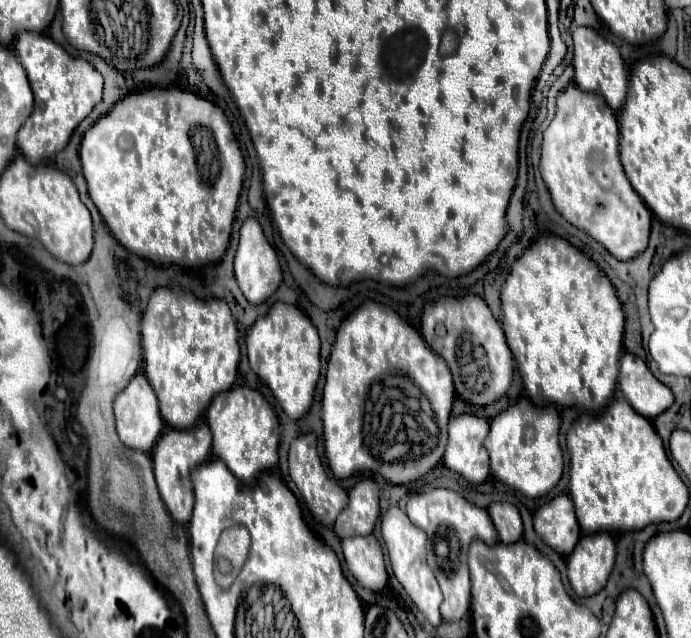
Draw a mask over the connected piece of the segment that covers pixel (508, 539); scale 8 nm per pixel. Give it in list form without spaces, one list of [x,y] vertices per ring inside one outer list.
[[[491,503],[489,515],[495,523],[495,529],[499,533],[501,543],[507,545],[507,543],[515,543],[515,541],[521,539],[523,523],[521,523],[521,515],[519,515],[515,505],[511,505],[511,503]]]

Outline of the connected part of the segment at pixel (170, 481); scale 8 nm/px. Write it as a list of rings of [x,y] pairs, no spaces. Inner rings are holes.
[[[205,423],[195,425],[193,429],[179,431],[169,429],[161,435],[159,443],[153,449],[153,465],[155,465],[155,479],[159,487],[161,501],[165,503],[167,513],[177,523],[189,523],[193,513],[193,483],[191,483],[191,471],[201,465],[211,453],[211,431]]]

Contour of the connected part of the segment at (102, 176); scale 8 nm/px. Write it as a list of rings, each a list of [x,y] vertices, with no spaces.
[[[145,89],[141,93],[133,93],[123,97],[119,103],[115,103],[115,107],[101,117],[85,135],[81,141],[81,165],[83,165],[83,175],[89,187],[89,197],[93,199],[95,207],[99,209],[105,225],[109,227],[109,231],[113,233],[113,237],[131,253],[151,261],[157,267],[167,267],[167,265],[177,265],[177,267],[187,267],[187,269],[198,269],[207,263],[219,263],[221,257],[225,255],[229,237],[231,237],[231,223],[233,223],[233,215],[237,209],[237,201],[239,201],[239,191],[243,185],[243,175],[245,175],[245,161],[241,155],[241,149],[237,145],[237,139],[233,135],[233,129],[225,117],[225,113],[209,103],[207,99],[191,93],[191,91],[183,91],[183,89]]]

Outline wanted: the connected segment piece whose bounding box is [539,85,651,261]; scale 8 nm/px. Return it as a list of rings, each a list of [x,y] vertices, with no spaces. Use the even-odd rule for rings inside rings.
[[[575,85],[559,93],[557,113],[543,131],[539,171],[561,217],[585,231],[615,259],[629,261],[645,251],[651,213],[623,173],[619,161],[619,125],[599,95],[587,95]],[[595,153],[601,155],[601,161],[595,161]]]

